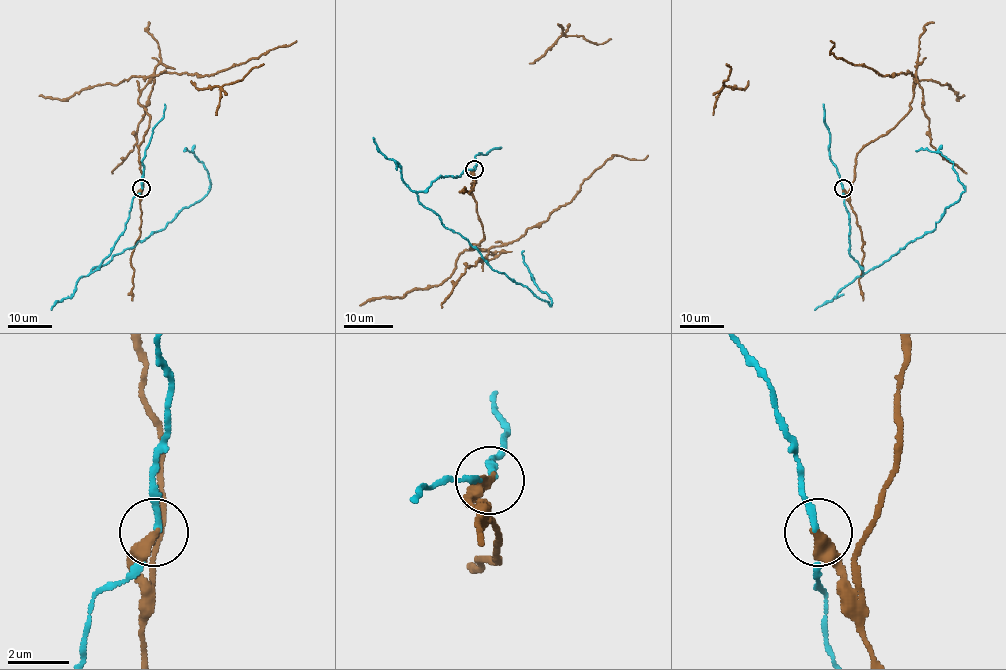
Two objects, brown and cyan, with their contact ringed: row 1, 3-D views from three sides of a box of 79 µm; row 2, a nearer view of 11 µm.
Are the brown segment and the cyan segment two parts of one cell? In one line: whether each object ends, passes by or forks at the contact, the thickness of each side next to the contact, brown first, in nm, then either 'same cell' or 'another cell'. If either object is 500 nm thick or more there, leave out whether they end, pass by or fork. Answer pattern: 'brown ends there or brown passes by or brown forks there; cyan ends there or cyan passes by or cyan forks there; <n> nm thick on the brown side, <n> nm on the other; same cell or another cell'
brown ends there; cyan passes by; 400 nm thick on the brown side, 150 nm on the other; another cell

